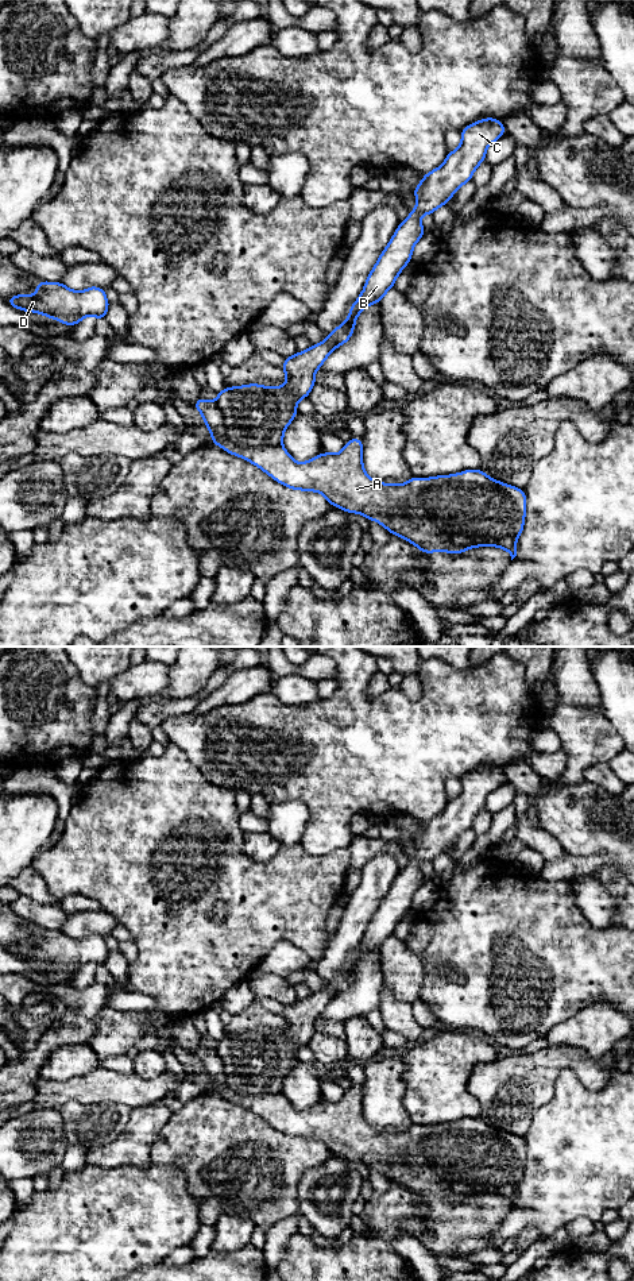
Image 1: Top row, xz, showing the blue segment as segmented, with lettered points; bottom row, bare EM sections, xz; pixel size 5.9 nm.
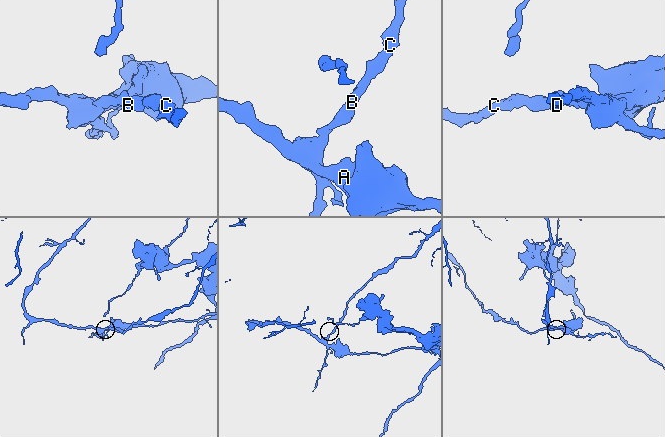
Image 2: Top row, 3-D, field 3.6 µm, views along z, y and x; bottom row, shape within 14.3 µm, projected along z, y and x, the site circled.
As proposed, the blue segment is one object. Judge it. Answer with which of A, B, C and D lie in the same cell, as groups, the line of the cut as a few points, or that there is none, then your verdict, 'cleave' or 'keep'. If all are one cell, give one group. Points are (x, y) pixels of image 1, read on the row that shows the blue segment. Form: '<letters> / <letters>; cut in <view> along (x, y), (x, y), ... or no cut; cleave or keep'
A D / B C; cut in xz along (215, 402), (225, 432), (234, 442), (246, 447), (281, 446); cleave

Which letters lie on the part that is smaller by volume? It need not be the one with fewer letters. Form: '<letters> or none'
A, D

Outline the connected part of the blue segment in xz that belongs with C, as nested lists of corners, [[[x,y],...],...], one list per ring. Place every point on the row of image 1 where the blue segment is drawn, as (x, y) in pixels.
[[[492,117],[475,121],[460,132],[461,144],[449,151],[444,163],[426,173],[413,189],[417,198],[415,208],[399,223],[382,251],[363,292],[351,305],[347,320],[324,342],[285,359],[281,370],[287,375],[287,381],[283,386],[250,383],[225,387],[217,393],[216,405],[223,413],[227,433],[233,443],[246,448],[283,444],[285,429],[297,416],[297,402],[306,398],[316,385],[316,371],[333,350],[351,339],[360,312],[368,305],[380,302],[411,261],[415,243],[426,232],[420,216],[432,215],[445,205],[461,185],[469,182],[475,169],[486,159],[487,147],[506,134],[503,121]]]

